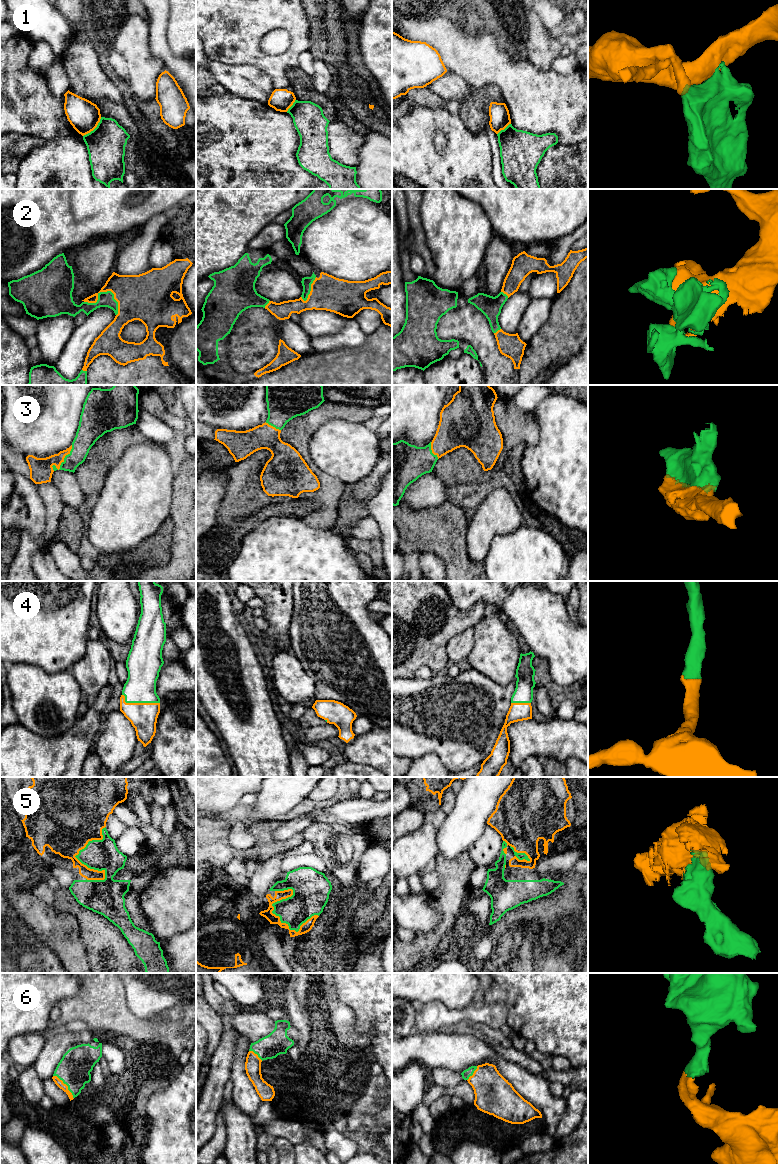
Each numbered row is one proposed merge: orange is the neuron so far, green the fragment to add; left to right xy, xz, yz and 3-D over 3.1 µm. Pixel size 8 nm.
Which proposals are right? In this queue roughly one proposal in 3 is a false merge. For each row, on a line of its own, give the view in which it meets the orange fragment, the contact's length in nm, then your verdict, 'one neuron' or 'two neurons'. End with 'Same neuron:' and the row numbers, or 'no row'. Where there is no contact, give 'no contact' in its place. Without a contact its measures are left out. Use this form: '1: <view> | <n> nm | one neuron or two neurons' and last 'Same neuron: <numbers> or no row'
1: xy | 220 nm | two neurons
2: xy | 300 nm | one neuron
3: xy | 260 nm | one neuron
4: xy | 320 nm | one neuron
5: xz | 400 nm | one neuron
6: xy | 260 nm | one neuron
Same neuron: 2, 3, 4, 5, 6

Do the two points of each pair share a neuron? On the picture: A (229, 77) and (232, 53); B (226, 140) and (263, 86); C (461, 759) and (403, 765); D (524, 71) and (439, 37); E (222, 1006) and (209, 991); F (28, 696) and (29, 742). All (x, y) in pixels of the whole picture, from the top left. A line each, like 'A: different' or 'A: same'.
A: different
B: different
C: different
D: same
E: same
F: different

